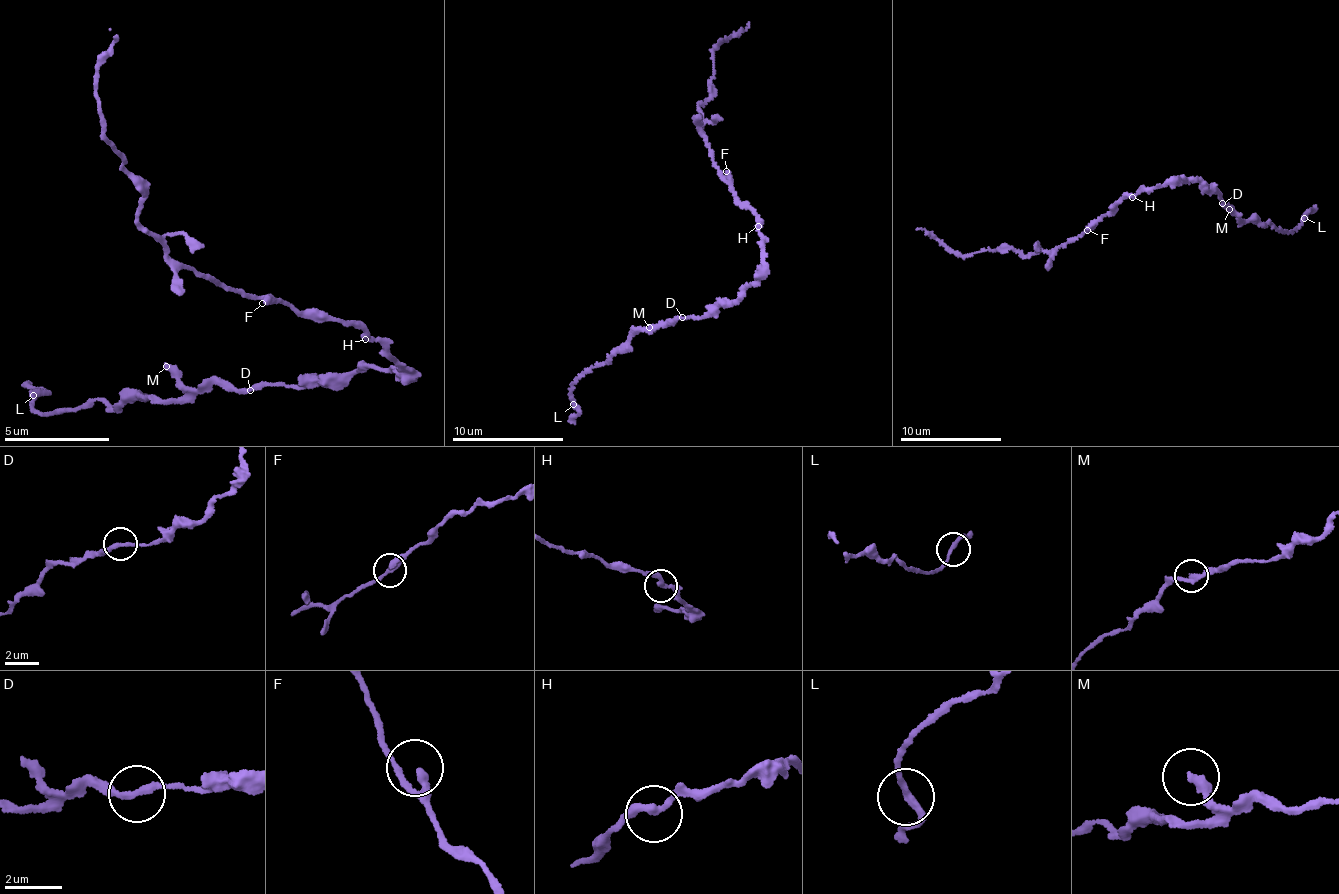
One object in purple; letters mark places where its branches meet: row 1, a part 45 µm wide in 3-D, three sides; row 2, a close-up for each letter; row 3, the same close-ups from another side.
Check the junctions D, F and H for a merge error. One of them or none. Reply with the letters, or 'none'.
D

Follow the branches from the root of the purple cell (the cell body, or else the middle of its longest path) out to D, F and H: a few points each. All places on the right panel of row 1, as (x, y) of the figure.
D: (1145, 190), (1183, 178), (1188, 182), (1198, 180), (1208, 192), (1219, 191), (1223, 202)
F: (1145, 190), (1121, 197), (1110, 212), (1093, 221), (1087, 230)
H: (1145, 190), (1132, 197)

